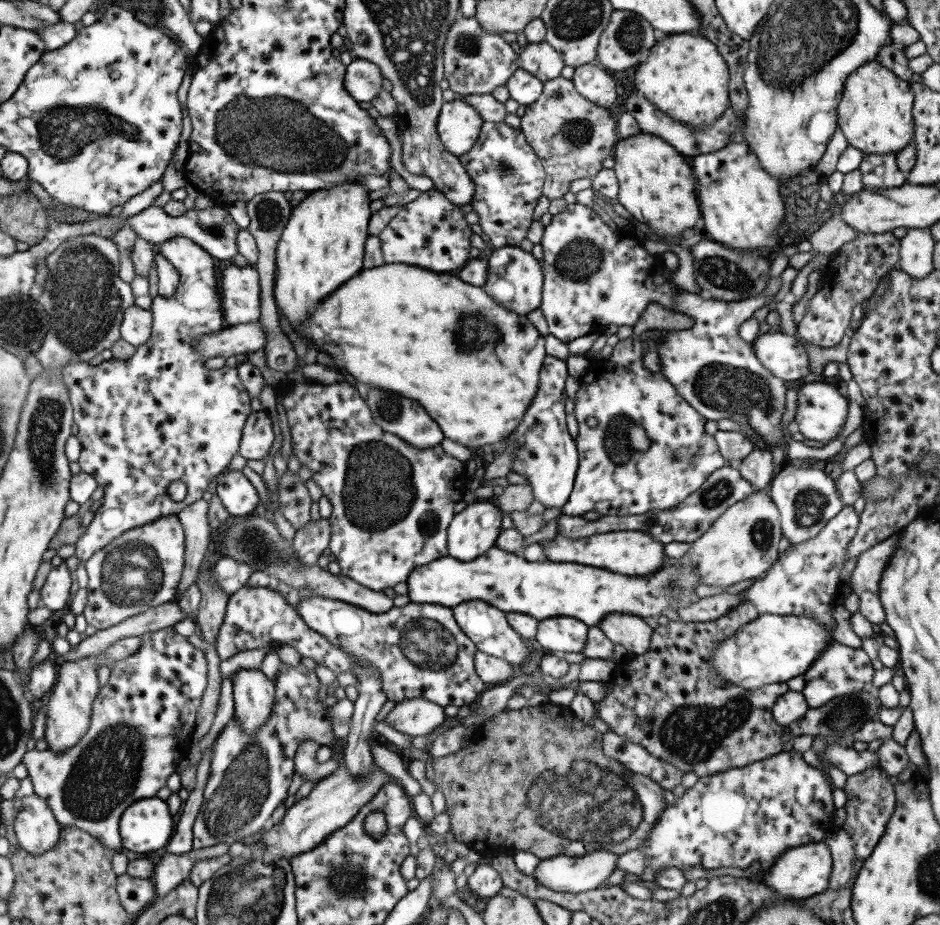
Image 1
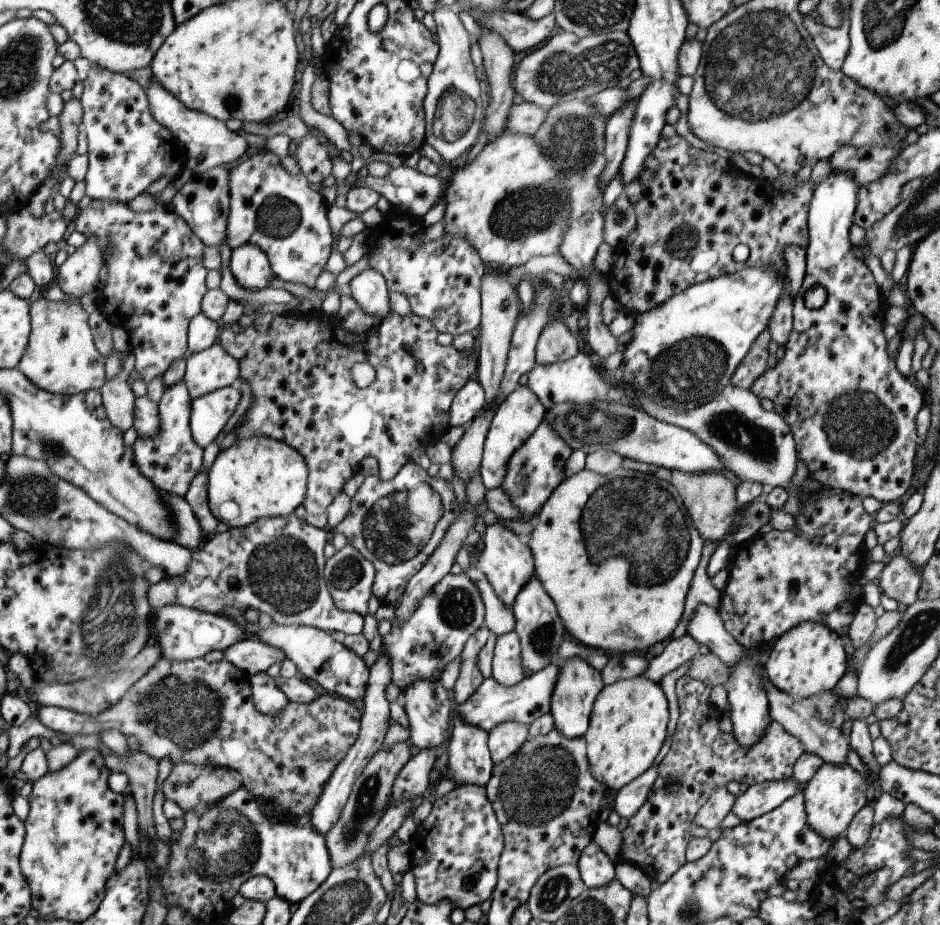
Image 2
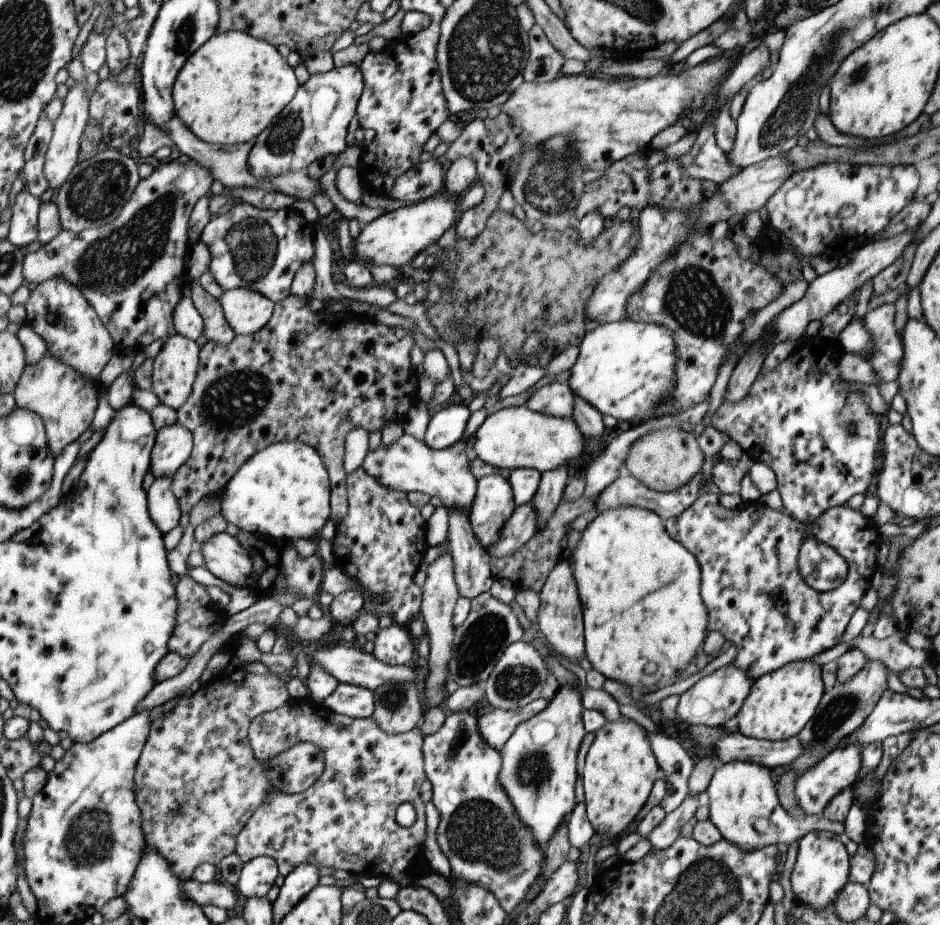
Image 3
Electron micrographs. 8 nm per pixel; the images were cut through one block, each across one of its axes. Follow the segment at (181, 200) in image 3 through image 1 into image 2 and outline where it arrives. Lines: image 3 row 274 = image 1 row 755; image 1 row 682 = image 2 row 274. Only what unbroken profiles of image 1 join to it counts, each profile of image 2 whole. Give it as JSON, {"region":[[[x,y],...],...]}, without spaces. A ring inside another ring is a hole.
{"region":[[[91,199],[85,208],[78,211],[74,220],[70,223],[70,229],[76,230],[85,237],[95,237],[98,245],[102,248],[103,265],[107,271],[107,276],[105,276],[105,280],[100,282],[98,288],[95,290],[95,304],[96,308],[111,325],[124,328],[128,332],[129,348],[127,348],[127,354],[132,354],[132,360],[134,362],[133,371],[129,373],[127,379],[128,386],[130,386],[131,382],[136,378],[143,380],[146,384],[150,380],[160,378],[173,361],[179,361],[181,357],[186,357],[187,355],[186,330],[188,322],[200,312],[200,302],[207,289],[205,284],[206,270],[203,268],[203,265],[201,265],[201,254],[204,244],[193,234],[190,226],[187,226],[186,222],[175,211],[171,210],[171,208],[166,207],[150,211],[134,211],[129,208],[128,203],[120,203],[119,201]]]}

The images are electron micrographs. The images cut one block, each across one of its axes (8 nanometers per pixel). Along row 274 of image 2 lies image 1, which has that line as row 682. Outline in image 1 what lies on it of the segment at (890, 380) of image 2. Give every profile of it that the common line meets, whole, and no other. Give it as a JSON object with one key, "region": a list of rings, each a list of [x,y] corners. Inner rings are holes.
{"region":[[[831,639],[815,657],[811,666],[808,666],[802,674],[804,685],[800,693],[804,696],[808,708],[817,708],[842,694],[860,692],[860,690],[874,691],[872,686],[873,665],[874,663],[861,648],[851,648]]]}

